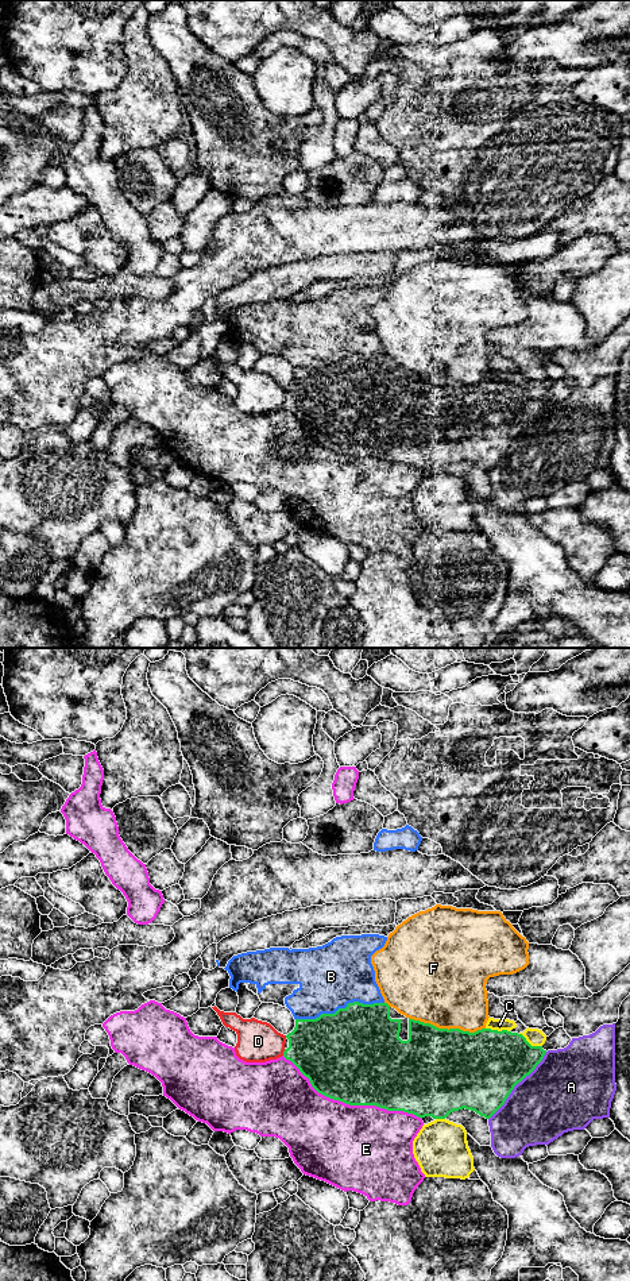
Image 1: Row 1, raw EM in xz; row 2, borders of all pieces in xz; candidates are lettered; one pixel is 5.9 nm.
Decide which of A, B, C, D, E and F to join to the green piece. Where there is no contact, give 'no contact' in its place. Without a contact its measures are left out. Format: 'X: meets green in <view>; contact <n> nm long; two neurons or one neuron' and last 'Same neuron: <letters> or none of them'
A: meets green in xz; contact 550 nm long; two neurons
B: meets green in xz; contact 550 nm long; two neurons
C: meets green in xz; contact 150 nm long; two neurons
D: meets green in xz; contact 40 nm long; two neurons
E: meets green in xz; contact 900 nm long; two neurons
F: meets green in xz; contact 460 nm long; two neurons
Same neuron: none of them

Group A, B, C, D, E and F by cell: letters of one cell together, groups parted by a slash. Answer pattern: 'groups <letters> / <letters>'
groups A / B / C / D / E / F

